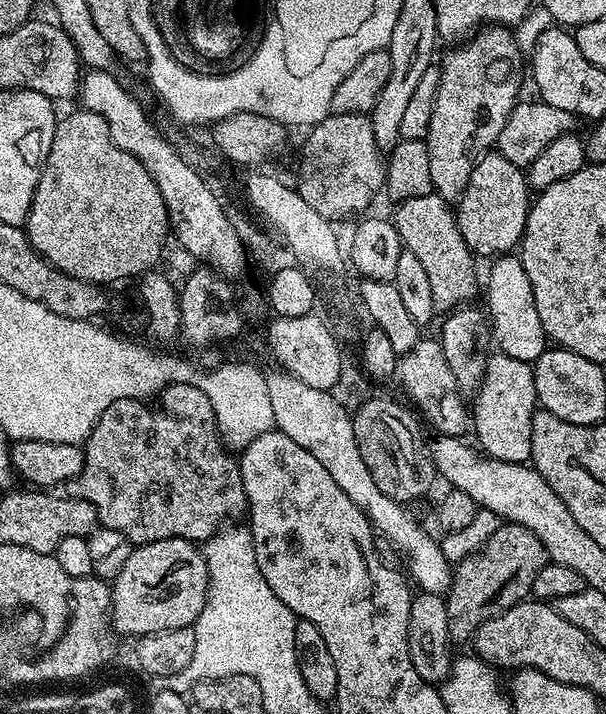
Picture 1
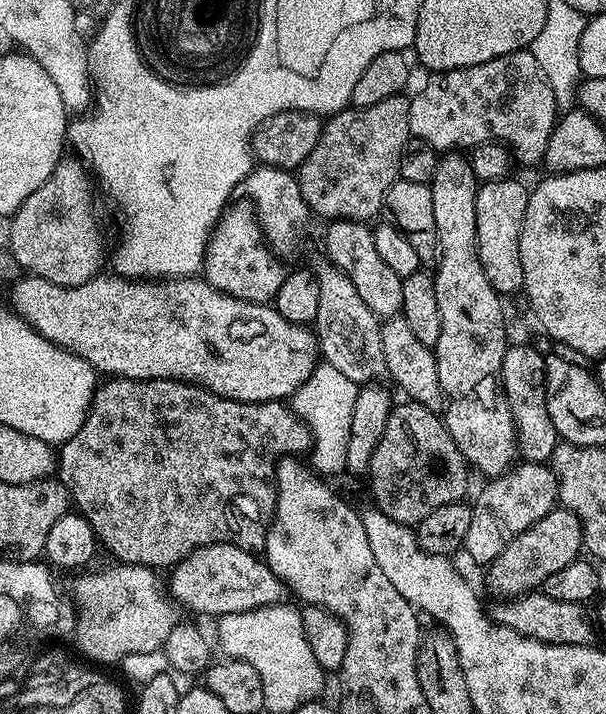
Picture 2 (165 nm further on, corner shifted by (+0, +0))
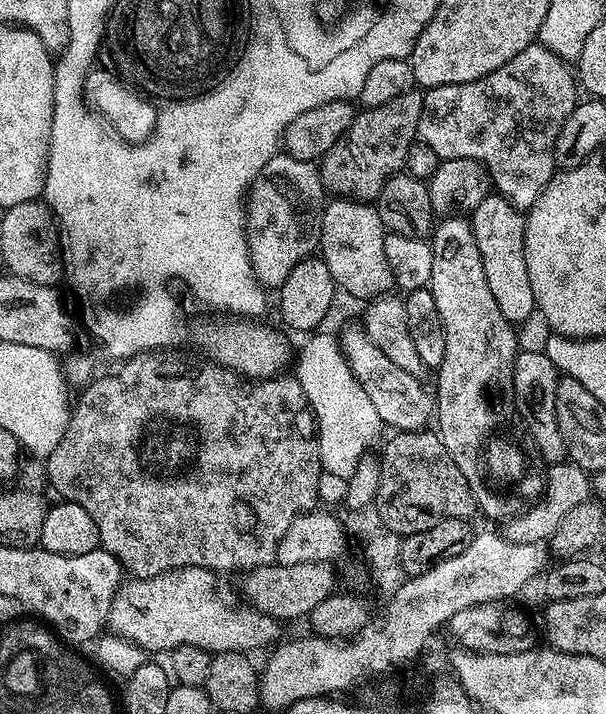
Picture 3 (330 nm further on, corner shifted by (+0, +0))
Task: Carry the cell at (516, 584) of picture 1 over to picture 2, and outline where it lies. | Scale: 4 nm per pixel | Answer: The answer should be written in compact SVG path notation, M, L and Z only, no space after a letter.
M563 506L553 508L546 518L534 522L522 534L518 534L487 565L488 588L496 598L519 598L527 593L537 591L550 574L562 570L562 566L570 566L581 555L584 533L580 530L580 520L571 510Z

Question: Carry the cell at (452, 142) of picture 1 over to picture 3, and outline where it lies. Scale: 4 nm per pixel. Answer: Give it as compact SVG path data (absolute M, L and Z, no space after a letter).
M464 216L441 219L435 225L430 243L434 254L434 270L430 270L428 287L434 294L438 314L442 314L442 326L446 334L446 358L442 358L442 366L435 373L434 424L442 446L446 446L458 470L462 470L462 478L466 478L474 494L479 513L498 524L509 523L528 512L546 490L546 465L529 428L525 426L525 420L517 410L516 395L513 394L514 362L518 351L517 329L506 318L502 318L502 310L498 310L498 302L494 302L494 294L490 294L486 270L482 270L482 258L478 254L478 244L474 242L472 225Z

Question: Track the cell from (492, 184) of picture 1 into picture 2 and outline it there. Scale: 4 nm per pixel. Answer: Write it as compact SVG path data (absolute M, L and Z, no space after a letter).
M512 179L485 180L476 189L478 258L482 262L482 270L486 270L486 278L490 278L490 286L501 294L519 293L524 287L518 242L522 234L522 222L526 218L529 189Z

